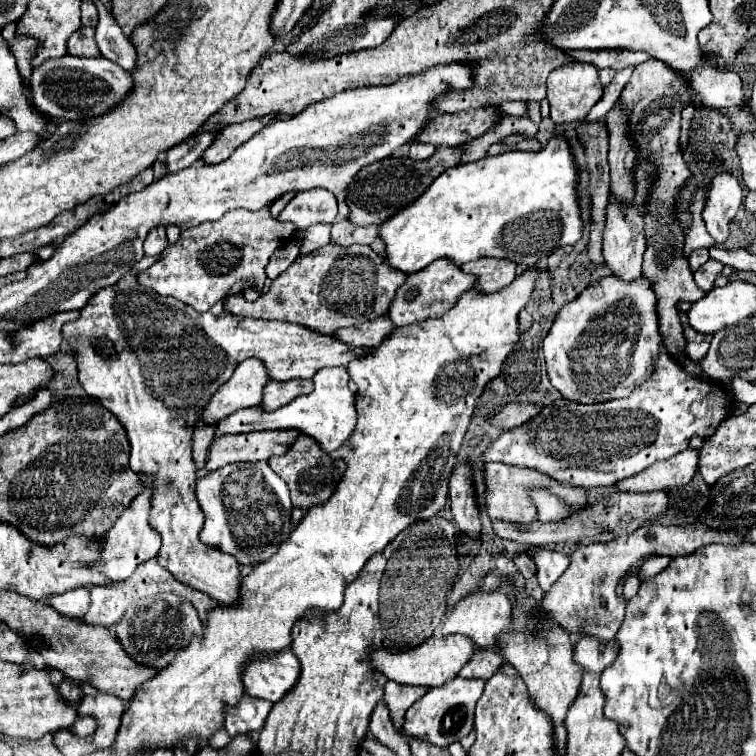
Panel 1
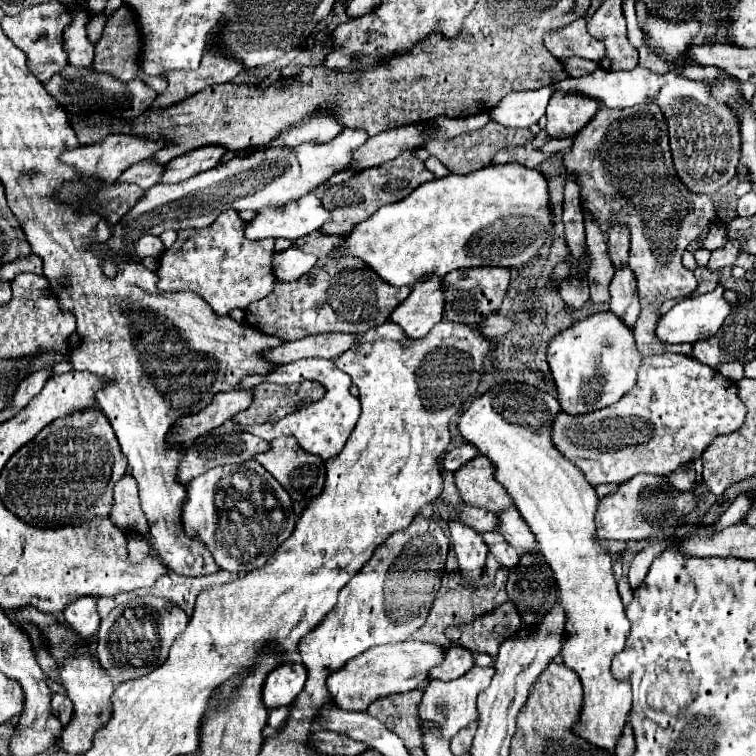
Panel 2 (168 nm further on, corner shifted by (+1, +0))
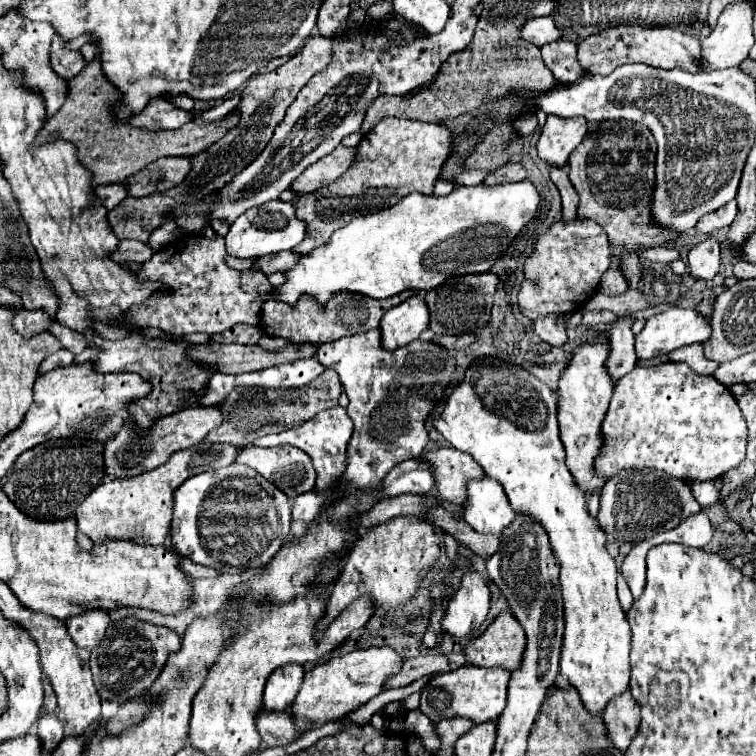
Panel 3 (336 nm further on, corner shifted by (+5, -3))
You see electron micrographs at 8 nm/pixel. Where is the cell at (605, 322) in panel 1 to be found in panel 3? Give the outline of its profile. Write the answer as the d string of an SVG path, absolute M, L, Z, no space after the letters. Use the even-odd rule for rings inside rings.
M588 331L586 343L580 345L572 361L562 373L562 379L558 383L558 421L560 421L560 439L566 449L566 467L574 475L574 483L584 493L600 491L606 485L606 477L598 475L594 471L594 459L600 453L600 447L604 443L602 439L602 421L608 411L608 403L614 391L614 383L610 381L610 375L606 373L604 361L610 345L606 341L596 339L596 331Z

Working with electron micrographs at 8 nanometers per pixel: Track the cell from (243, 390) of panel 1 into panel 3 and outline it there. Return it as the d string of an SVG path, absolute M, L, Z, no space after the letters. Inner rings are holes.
M188 407L172 413L170 417L166 415L156 419L148 429L136 429L134 423L128 423L114 435L114 439L108 439L104 443L104 475L116 479L130 479L144 471L152 471L164 465L172 453L200 443L220 423L220 407Z

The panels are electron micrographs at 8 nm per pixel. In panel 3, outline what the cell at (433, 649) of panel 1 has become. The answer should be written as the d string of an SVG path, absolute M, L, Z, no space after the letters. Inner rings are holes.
M388 647L380 649L358 649L342 657L328 659L324 663L314 665L310 671L304 673L300 693L292 703L292 717L296 731L306 733L310 729L322 727L324 723L342 719L350 711L356 711L360 705L376 697L384 691L384 681L390 673L398 671L402 657Z

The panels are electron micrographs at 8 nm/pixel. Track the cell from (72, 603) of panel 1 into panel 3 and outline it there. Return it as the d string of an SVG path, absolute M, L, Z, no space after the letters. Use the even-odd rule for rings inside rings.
M106 611L82 613L82 617L70 617L70 621L66 621L66 627L78 647L94 649L104 639L106 629L110 627L110 617Z

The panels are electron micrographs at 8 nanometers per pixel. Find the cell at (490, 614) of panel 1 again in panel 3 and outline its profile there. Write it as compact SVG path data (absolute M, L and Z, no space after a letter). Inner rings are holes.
M506 611L494 619L486 633L474 641L472 653L464 653L470 663L480 667L506 665L508 669L520 669L522 653L526 649L526 633L518 625L516 617Z

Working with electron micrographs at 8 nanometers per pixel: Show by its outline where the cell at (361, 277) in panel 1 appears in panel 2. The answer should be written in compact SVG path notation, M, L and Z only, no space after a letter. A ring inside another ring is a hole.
M340 254L326 256L316 266L294 282L274 282L274 290L258 302L252 302L246 312L246 322L284 342L316 336L324 332L364 334L370 328L386 322L392 310L410 294L410 286L390 286L366 262L356 256Z

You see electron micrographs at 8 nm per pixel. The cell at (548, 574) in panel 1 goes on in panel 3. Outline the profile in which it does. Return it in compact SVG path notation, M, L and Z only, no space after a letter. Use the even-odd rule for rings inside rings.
M490 477L470 479L466 491L468 501L464 505L464 521L478 533L500 535L514 519L514 511L502 485Z

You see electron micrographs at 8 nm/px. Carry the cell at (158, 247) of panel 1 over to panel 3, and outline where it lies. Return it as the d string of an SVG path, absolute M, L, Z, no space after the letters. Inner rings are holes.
M124 239L118 243L118 249L114 253L110 253L110 259L112 261L136 261L136 263L142 263L142 261L148 261L152 257L152 249L142 243L142 241L130 241L130 239Z

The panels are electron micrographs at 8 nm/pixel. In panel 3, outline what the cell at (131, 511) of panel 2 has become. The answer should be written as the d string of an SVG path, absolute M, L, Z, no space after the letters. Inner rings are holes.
M198 443L182 453L174 453L166 465L150 473L142 473L132 477L132 481L114 481L108 479L106 483L98 485L78 507L76 507L76 523L78 529L88 535L94 543L106 539L122 539L136 545L162 545L168 537L170 521L172 521L172 505L174 505L174 491L192 475L204 471L216 471L234 463L238 449L230 445L204 445Z

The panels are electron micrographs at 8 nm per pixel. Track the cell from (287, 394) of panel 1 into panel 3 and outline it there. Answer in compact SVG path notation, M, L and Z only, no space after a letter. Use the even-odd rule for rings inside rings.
M326 369L322 375L318 375L318 381L312 381L306 387L300 389L256 389L256 387L236 387L234 393L230 393L222 403L222 415L224 421L218 429L210 431L204 443L226 443L234 447L246 447L252 445L254 439L264 437L268 433L286 431L292 427L298 427L306 423L314 413L320 413L324 409L336 407L338 397L342 393L342 385L338 379L338 373L334 369Z

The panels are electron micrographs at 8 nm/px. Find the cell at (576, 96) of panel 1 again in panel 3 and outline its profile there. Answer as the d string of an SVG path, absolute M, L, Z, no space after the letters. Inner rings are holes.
M548 115L546 125L536 143L538 157L548 165L564 167L568 163L570 153L584 141L586 133L588 133L588 123L582 117L562 119Z

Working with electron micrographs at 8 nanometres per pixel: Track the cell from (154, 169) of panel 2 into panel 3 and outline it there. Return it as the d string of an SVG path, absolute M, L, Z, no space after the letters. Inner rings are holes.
M118 181L118 183L106 185L106 187L96 187L94 195L100 199L102 207L112 211L122 199L126 199L126 181Z

